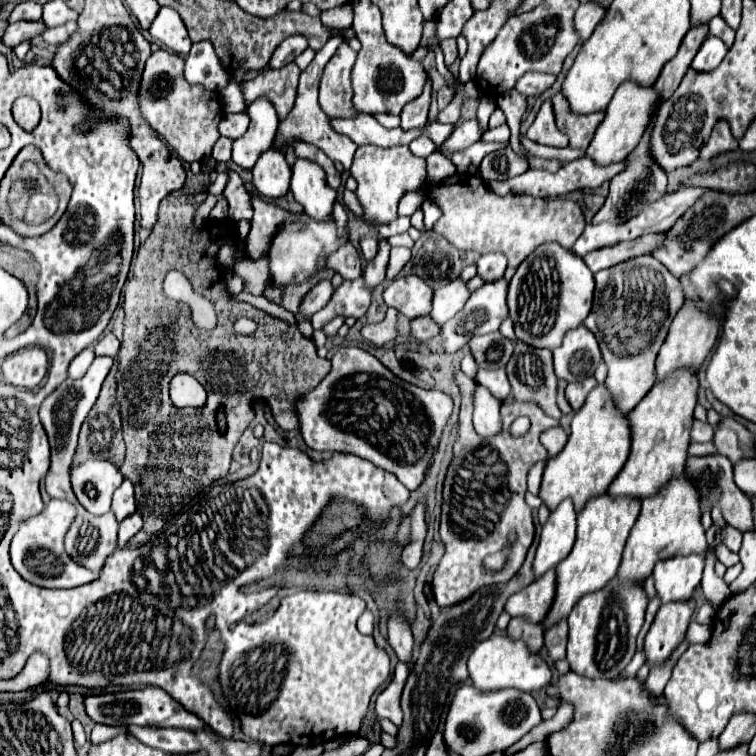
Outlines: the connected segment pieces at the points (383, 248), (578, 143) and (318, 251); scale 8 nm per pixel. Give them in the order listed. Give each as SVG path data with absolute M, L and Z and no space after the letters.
M380 240L378 242L378 252L376 256L366 264L364 270L364 282L368 282L368 288L378 286L384 280L384 272L386 272L386 264L388 264L388 254L390 254L390 244L388 240Z
M558 92L552 98L552 104L554 104L554 114L556 114L556 124L562 132L568 134L570 148L582 148L582 150L588 148L598 124L604 120L604 112L586 114L586 116L574 114L570 110L566 96L562 96L562 92Z
M296 214L300 218L298 224L294 226L284 226L280 228L280 232L276 234L272 246L270 246L270 272L272 272L272 280L278 282L278 286L288 286L290 282L306 282L314 272L324 270L324 262L328 258L328 254L332 254L340 244L344 244L348 240L348 236L338 238L336 236L336 222L316 222L310 216L304 214Z

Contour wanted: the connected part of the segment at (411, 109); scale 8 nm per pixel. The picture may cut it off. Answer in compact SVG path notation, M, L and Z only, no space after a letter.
M428 80L428 88L424 88L422 96L412 100L412 104L406 104L404 112L400 114L402 116L402 124L400 128L402 130L412 130L412 128L422 128L428 120L428 106L430 106L430 80Z

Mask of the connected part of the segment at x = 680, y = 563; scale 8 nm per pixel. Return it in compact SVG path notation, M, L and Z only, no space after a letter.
M700 554L672 556L660 560L654 566L654 582L662 604L688 600L694 588L700 584L702 568L704 568L704 556Z

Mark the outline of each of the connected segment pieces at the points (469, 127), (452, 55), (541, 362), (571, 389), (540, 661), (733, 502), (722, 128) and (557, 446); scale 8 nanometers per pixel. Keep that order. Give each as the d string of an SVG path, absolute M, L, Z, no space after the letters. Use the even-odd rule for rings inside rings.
M468 120L468 122L462 122L456 126L454 134L450 136L450 140L446 140L442 146L448 150L448 152L456 152L456 150L464 150L468 148L470 144L478 142L482 138L484 130L480 128L478 120Z
M448 38L440 42L440 48L444 52L444 64L452 66L452 62L458 58L458 50L456 50L456 38Z
M518 342L514 348L514 354L506 366L508 380L512 384L512 394L516 402L530 402L540 406L546 416L560 420L562 412L556 404L556 394L558 394L558 378L552 368L552 352L550 350L538 350L538 348L528 348L528 344Z
M588 378L588 380L582 380L582 382L572 382L572 384L568 384L566 386L566 400L570 402L570 406L574 408L574 412L576 410L580 410L582 408L582 404L586 402L586 396L590 394L590 390L596 386L598 382L596 382L596 378Z
M494 634L474 648L468 660L468 672L474 686L480 690L518 688L522 692L532 692L548 686L552 680L550 666L540 654L532 654L524 640L512 640L504 634Z
M714 454L714 456L702 456L702 458L688 458L686 462L686 474L694 480L696 488L702 494L702 500L708 502L710 508L718 506L722 508L724 520L728 526L738 528L740 532L748 532L754 530L754 522L752 522L752 502L748 496L744 496L744 492L740 492L740 488L734 484L732 478L732 464L728 458Z
M720 118L716 122L716 126L712 128L708 142L700 148L700 158L708 160L720 152L728 152L728 150L736 150L736 148L738 148L738 140L732 136L728 122L724 118Z
M558 426L558 428L548 430L548 432L544 432L544 434L540 436L540 442L542 442L542 446L544 446L544 448L546 448L546 452L548 452L546 462L548 462L552 456L556 456L556 454L564 448L566 440L568 440L568 436L564 434L564 430L562 430L560 426Z

